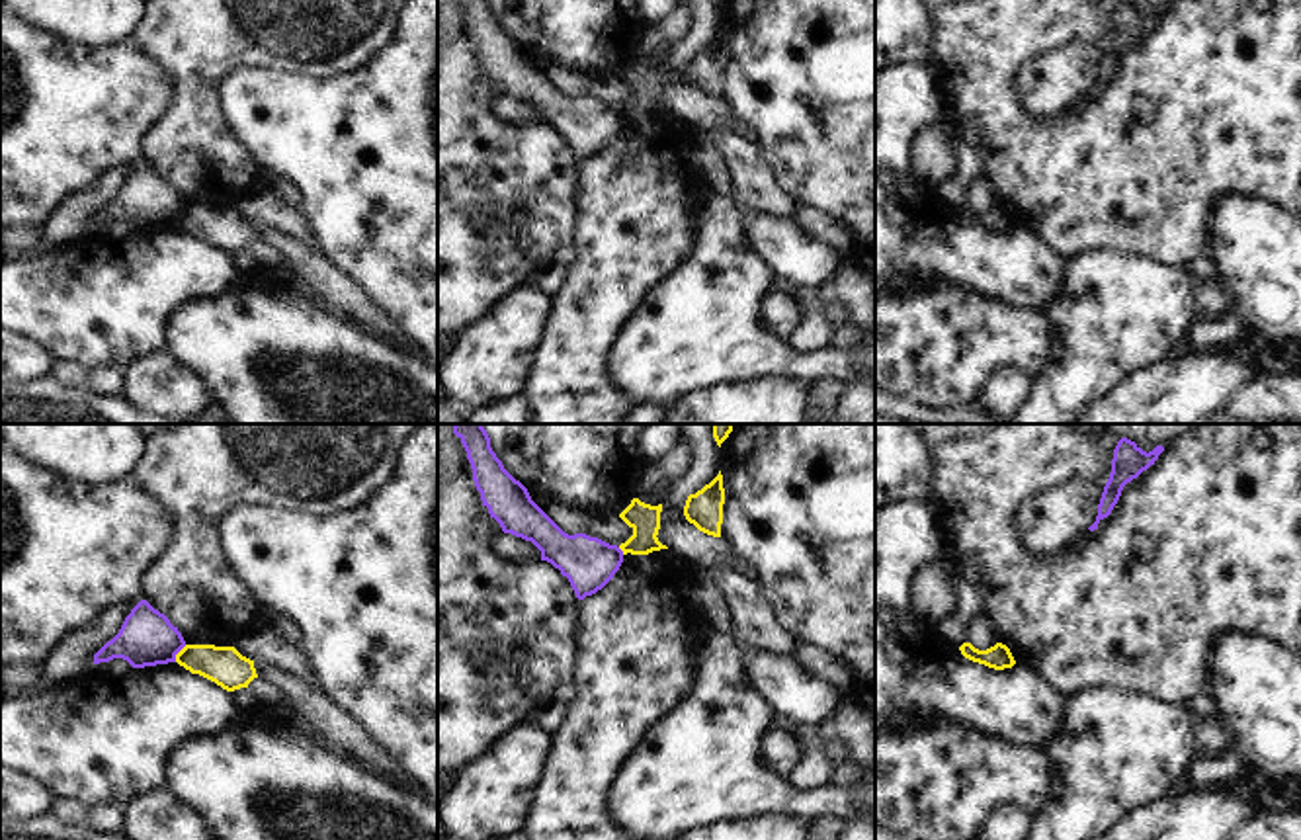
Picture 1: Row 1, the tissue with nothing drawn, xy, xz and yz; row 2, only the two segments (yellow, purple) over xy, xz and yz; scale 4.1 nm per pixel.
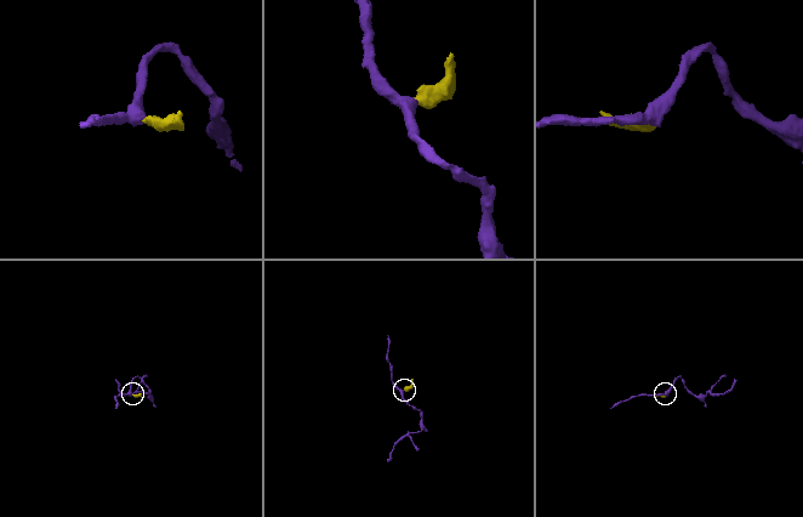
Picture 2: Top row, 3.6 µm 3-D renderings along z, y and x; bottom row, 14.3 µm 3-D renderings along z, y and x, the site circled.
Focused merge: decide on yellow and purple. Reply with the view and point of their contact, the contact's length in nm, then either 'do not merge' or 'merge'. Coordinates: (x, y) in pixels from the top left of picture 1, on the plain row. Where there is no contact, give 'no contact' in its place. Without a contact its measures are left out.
xy (178, 215) | 90 nm | do not merge

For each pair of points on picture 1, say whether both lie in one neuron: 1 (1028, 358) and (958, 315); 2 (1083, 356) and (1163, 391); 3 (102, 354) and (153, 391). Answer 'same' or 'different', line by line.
1: same
2: different
3: different

